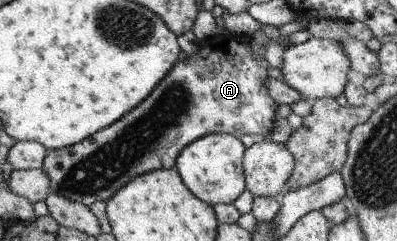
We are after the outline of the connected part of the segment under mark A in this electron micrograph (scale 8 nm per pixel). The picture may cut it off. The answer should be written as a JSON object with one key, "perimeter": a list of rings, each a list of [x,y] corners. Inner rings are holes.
{"perimeter":[[[265,25],[254,36],[238,36],[225,32],[199,40],[198,52],[184,60],[177,60],[172,70],[156,84],[154,90],[117,122],[73,146],[47,152],[42,170],[48,176],[50,192],[88,208],[95,201],[108,201],[132,178],[144,172],[173,168],[180,150],[196,138],[202,138],[204,134],[226,133],[236,138],[240,138],[242,134],[252,134],[259,140],[268,139],[276,108],[280,104],[276,104],[268,96],[264,86],[266,78],[270,78],[266,73],[270,66],[268,61],[264,60],[264,48],[272,40],[283,48],[291,44],[288,43],[287,36],[278,34],[278,30],[280,27]]]}

